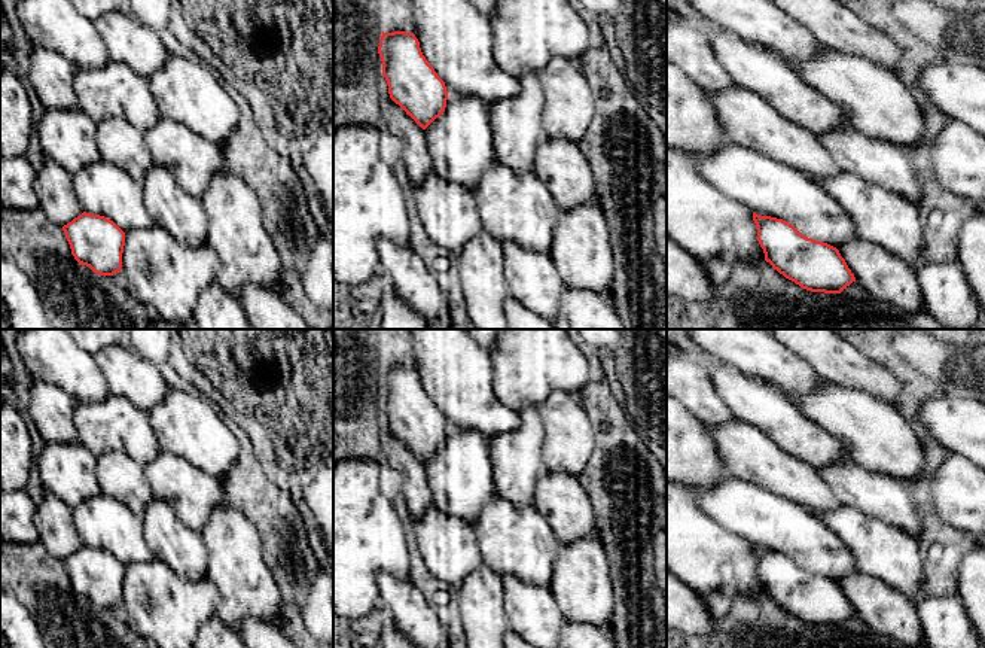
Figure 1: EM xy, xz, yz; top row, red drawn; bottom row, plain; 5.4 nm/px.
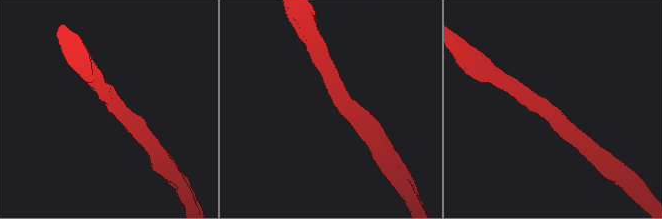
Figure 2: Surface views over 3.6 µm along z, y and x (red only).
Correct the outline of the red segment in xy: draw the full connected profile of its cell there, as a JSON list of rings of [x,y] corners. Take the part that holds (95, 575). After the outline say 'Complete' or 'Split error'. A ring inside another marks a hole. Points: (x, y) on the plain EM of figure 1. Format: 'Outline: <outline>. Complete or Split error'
Outline: [[[83,545],[62,565],[80,599],[101,609],[121,606],[125,566],[113,554]]]. Complete

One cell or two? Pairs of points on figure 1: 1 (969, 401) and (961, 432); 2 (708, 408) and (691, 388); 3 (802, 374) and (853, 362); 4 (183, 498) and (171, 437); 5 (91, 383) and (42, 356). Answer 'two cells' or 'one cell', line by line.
1: one cell
2: one cell
3: two cells
4: two cells
5: one cell

